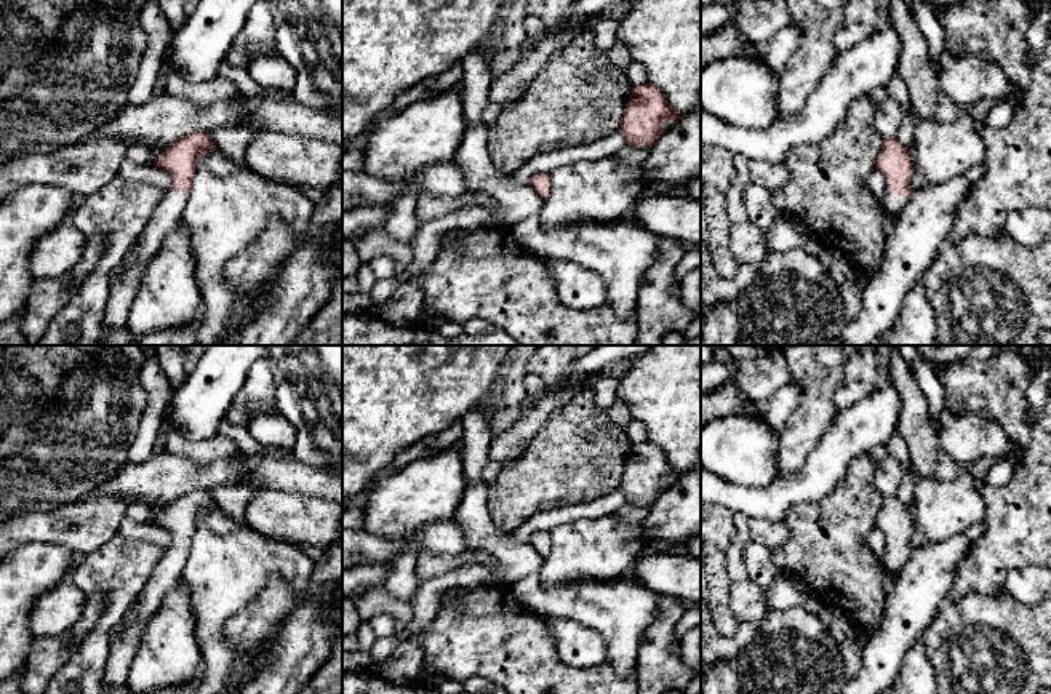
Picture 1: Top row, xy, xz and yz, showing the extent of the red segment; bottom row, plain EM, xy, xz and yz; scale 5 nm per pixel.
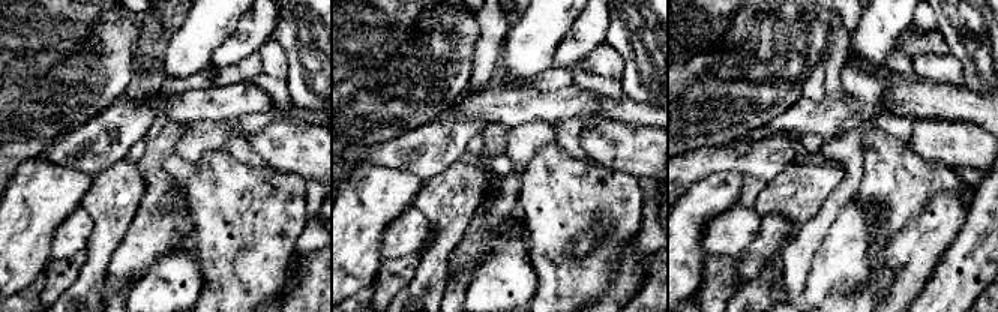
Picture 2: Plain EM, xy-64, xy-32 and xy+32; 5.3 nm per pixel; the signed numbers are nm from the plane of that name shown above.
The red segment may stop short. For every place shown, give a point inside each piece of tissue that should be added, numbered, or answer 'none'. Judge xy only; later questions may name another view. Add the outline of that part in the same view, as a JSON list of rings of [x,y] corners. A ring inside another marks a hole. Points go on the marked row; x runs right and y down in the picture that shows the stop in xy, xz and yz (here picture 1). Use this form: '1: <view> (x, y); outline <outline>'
1: xy (125, 279); outline [[[165,190],[142,233],[134,240],[123,262],[110,272],[110,294],[102,321],[106,334],[126,328],[128,312],[138,293],[142,272],[165,237],[182,222],[187,197],[181,190]]]

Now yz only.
1: yz (891, 203); outline [[[885,190],[881,197],[881,208],[885,213],[885,225],[889,229],[893,222],[899,217],[901,211],[907,205],[909,198],[907,197],[897,197],[891,190]]]

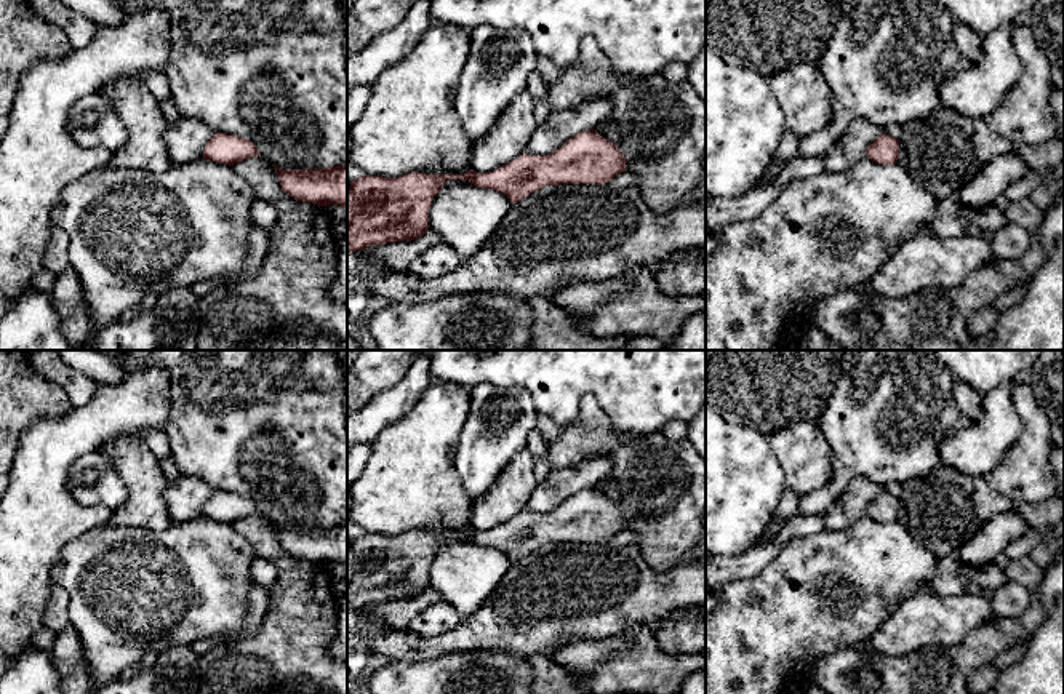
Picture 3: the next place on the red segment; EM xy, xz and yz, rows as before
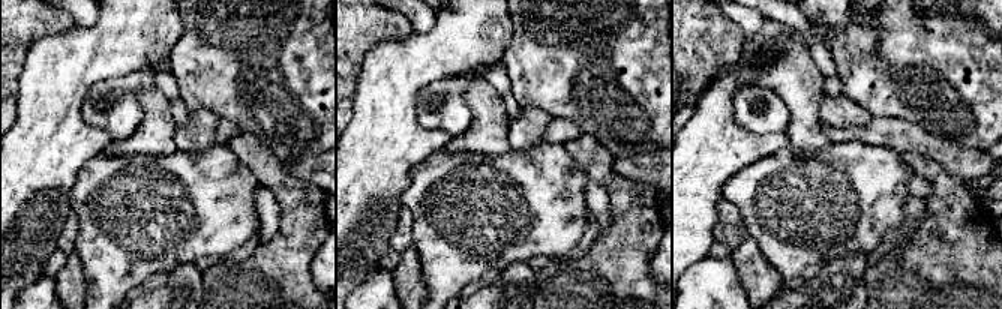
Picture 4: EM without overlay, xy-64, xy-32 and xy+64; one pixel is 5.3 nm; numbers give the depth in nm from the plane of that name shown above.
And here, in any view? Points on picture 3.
none

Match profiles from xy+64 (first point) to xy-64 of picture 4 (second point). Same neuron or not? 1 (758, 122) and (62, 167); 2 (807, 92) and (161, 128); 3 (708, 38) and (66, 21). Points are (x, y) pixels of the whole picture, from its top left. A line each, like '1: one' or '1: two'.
1: two
2: one
3: one

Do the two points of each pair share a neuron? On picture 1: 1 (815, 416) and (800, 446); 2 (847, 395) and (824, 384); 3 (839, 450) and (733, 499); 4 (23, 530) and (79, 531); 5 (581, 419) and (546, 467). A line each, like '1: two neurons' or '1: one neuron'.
1: one neuron
2: two neurons
3: one neuron
4: one neuron
5: one neuron

